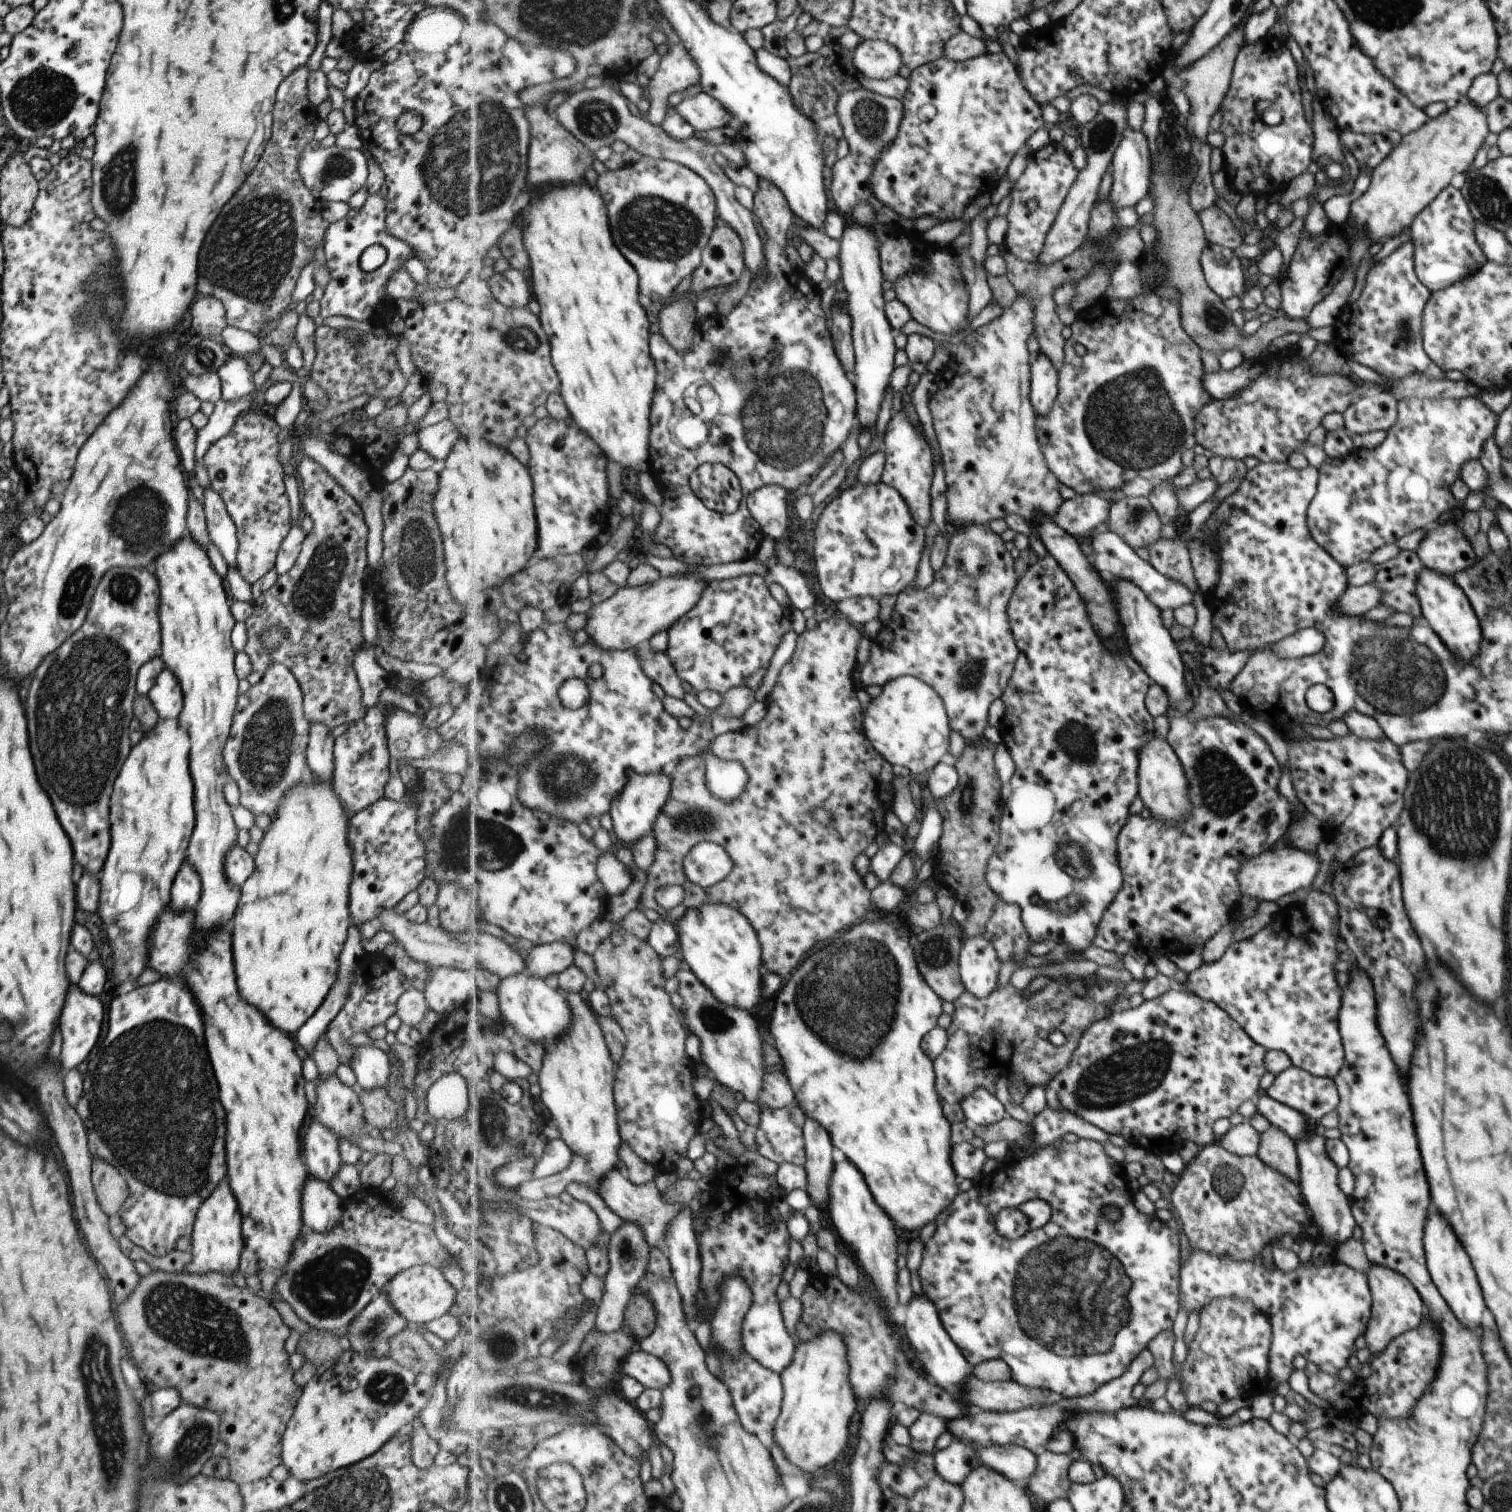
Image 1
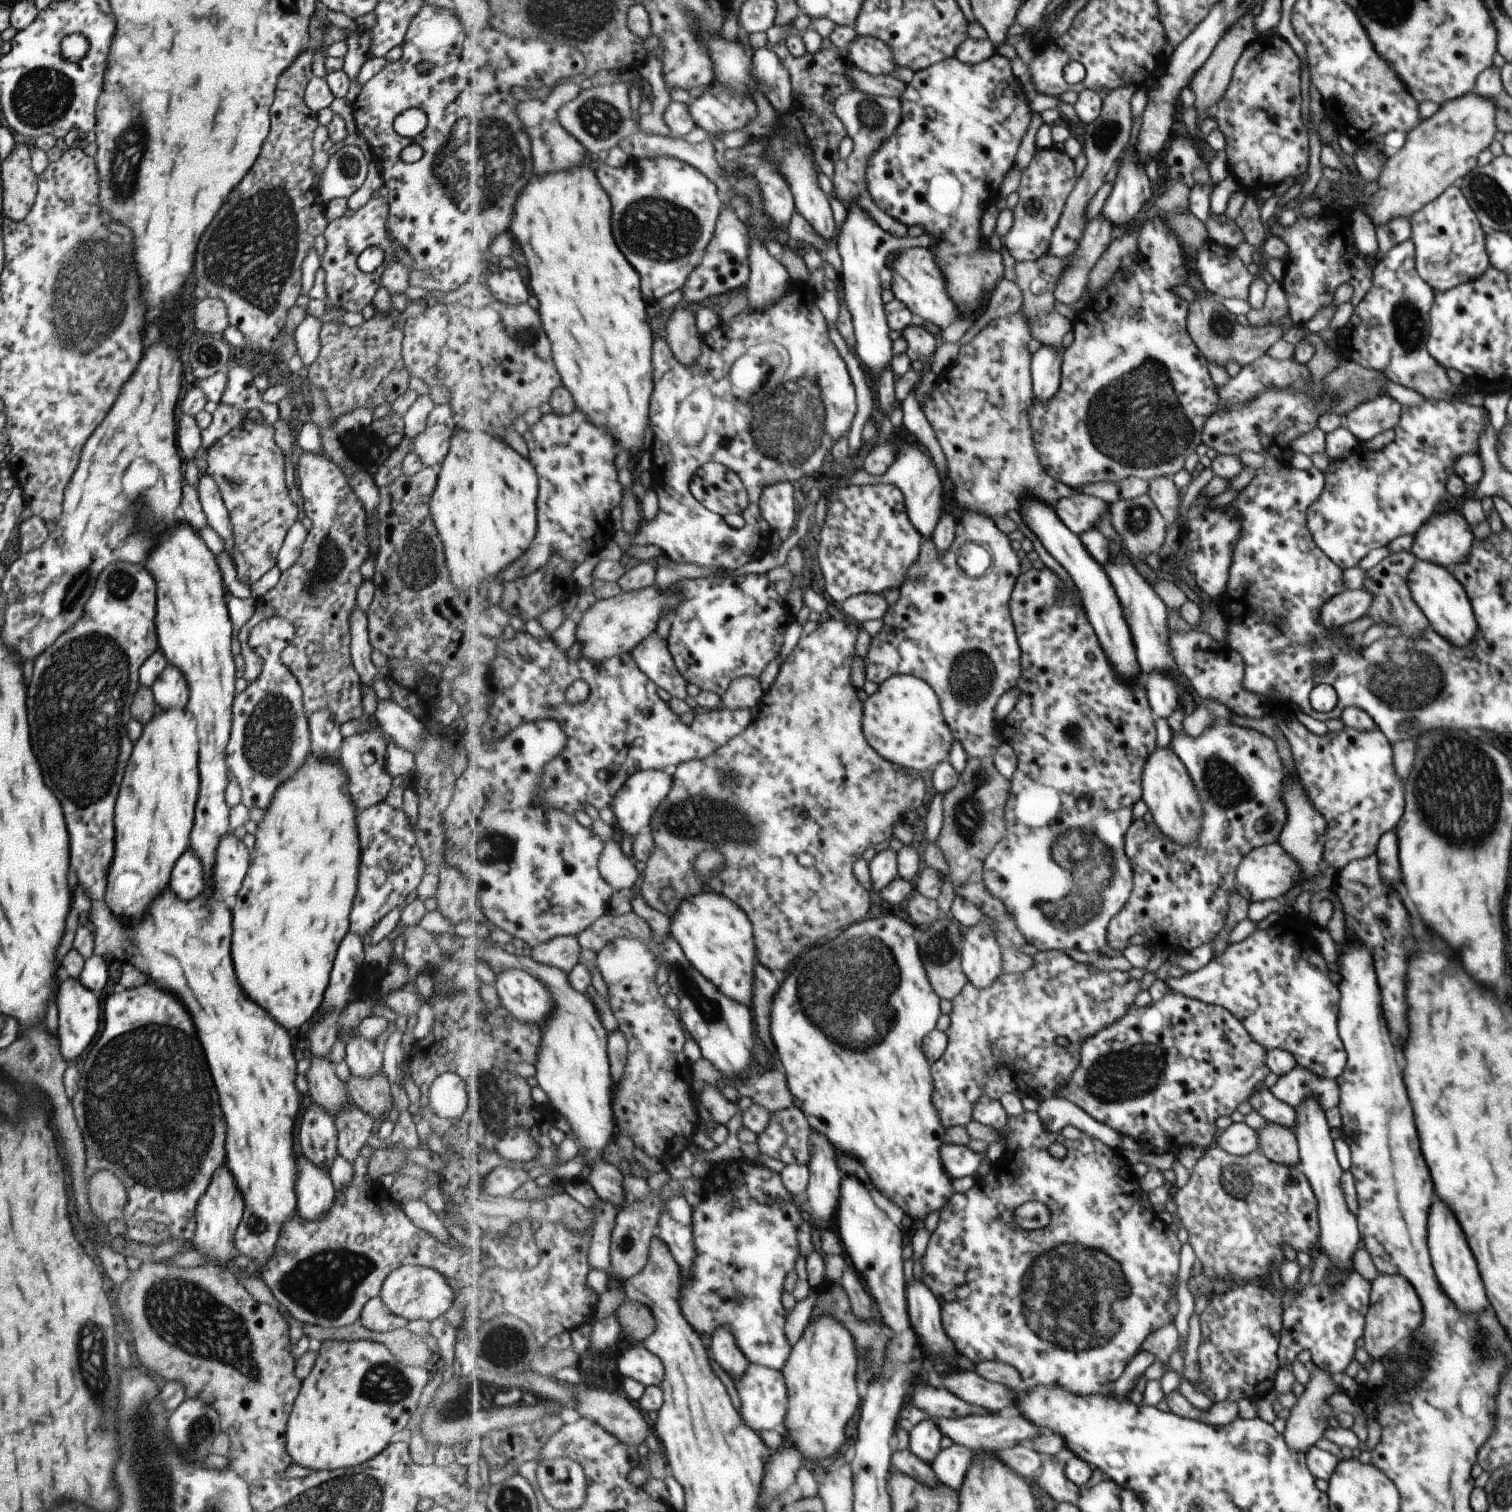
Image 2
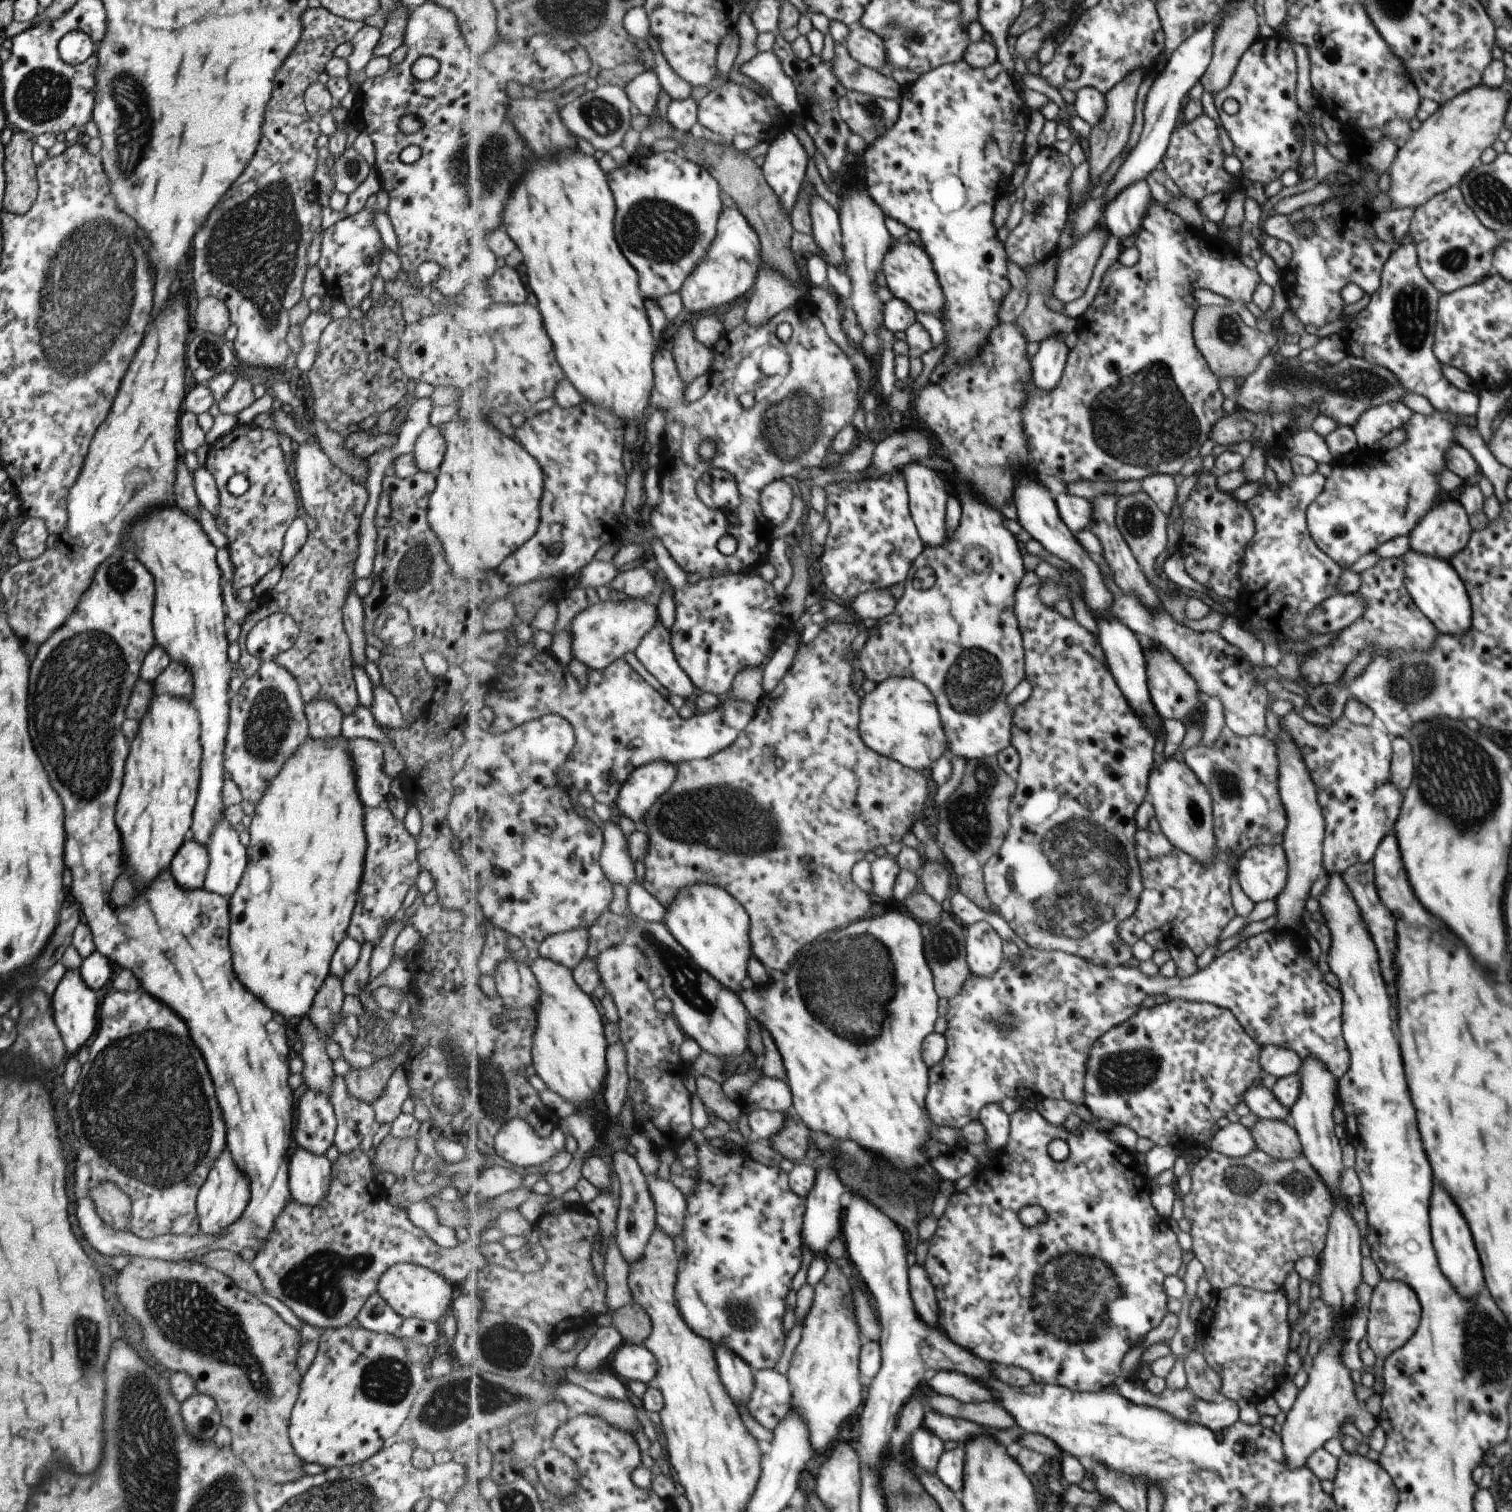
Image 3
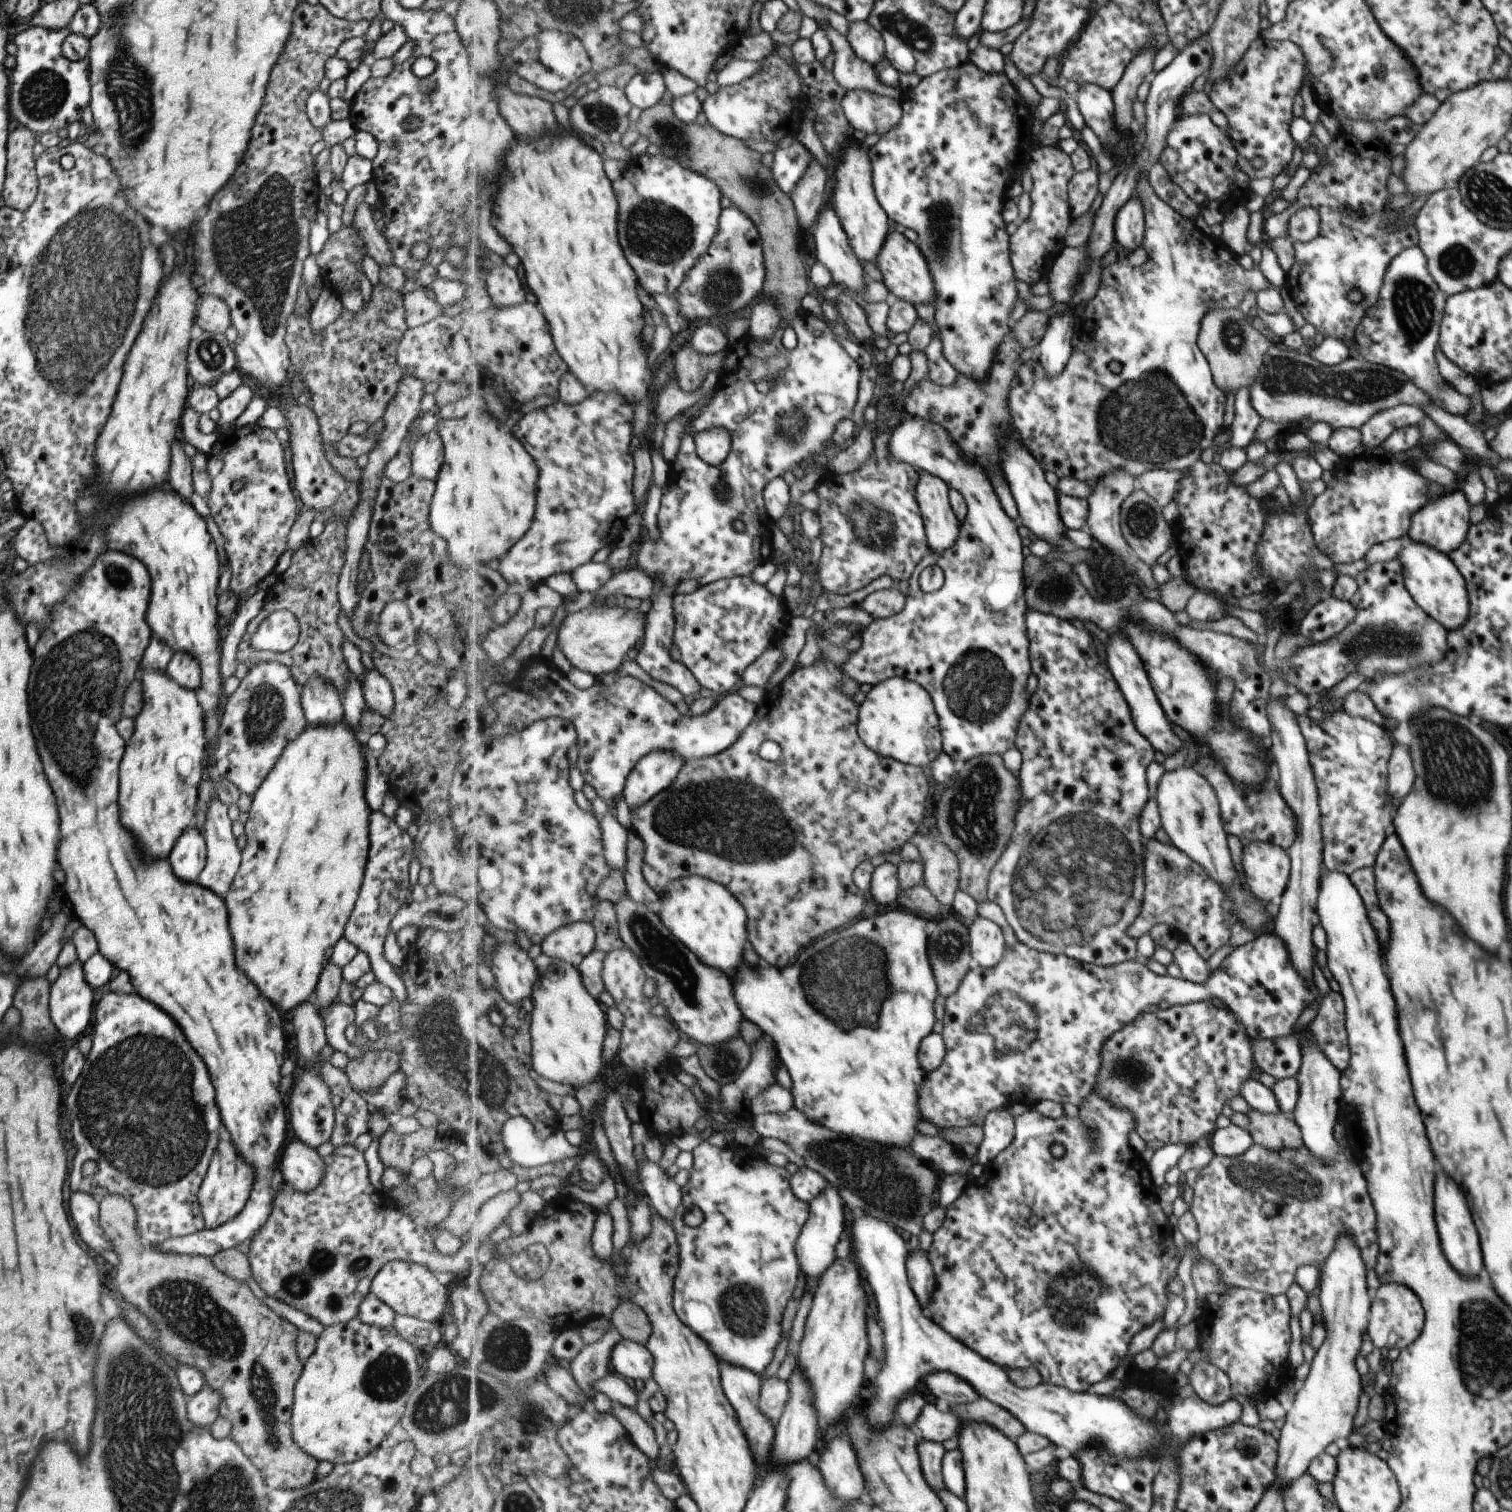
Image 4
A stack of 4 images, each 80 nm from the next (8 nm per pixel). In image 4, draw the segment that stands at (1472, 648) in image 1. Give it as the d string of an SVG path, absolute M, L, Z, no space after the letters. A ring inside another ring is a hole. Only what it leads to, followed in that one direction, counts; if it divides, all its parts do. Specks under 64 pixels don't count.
M1409 541L1401 547L1396 559L1403 565L1403 583L1412 599L1429 616L1439 621L1449 631L1458 629L1467 618L1468 594L1464 578L1447 554L1429 545Z

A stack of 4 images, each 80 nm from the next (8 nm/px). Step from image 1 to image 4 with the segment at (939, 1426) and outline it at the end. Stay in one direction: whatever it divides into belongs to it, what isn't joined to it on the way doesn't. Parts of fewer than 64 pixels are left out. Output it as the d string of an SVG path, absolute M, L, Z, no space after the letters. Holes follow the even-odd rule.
M920 1438L919 1452L923 1472L928 1483L933 1486L933 1490L936 1490L937 1493L945 1491L946 1482L943 1472L945 1446Z

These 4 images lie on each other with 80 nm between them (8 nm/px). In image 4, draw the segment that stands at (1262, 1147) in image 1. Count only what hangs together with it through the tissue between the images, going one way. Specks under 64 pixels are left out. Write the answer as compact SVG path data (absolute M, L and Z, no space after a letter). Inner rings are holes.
M1247 1109L1248 1125L1246 1131L1252 1142L1275 1152L1285 1147L1293 1150L1302 1145L1302 1136L1297 1124L1290 1115L1281 1111L1263 1114L1255 1109Z

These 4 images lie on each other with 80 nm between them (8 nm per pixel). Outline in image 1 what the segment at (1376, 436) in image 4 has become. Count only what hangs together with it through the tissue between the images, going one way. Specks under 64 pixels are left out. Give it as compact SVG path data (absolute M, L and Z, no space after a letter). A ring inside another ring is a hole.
M1389 391L1359 396L1342 412L1343 428L1351 435L1386 431L1396 421L1396 404Z

